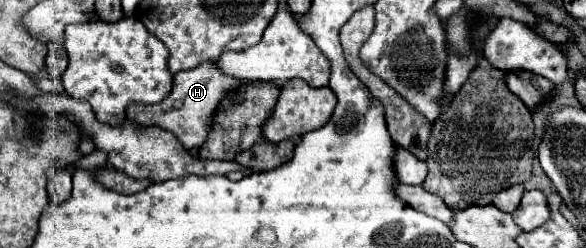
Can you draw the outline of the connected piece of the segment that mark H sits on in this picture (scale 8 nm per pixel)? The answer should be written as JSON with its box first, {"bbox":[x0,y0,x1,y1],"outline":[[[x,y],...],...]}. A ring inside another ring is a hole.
{"bbox":[127,61,239,149],"outline":[[[207,61],[195,69],[177,73],[173,77],[173,89],[171,93],[159,103],[159,105],[131,105],[131,109],[127,109],[127,119],[133,121],[135,127],[161,127],[169,133],[173,133],[177,137],[177,141],[187,149],[199,149],[199,145],[203,145],[203,141],[207,139],[209,133],[209,125],[211,125],[211,115],[217,109],[219,97],[223,97],[223,93],[235,89],[239,85],[237,79],[231,77],[223,77],[223,73],[217,71],[215,61]]]}

